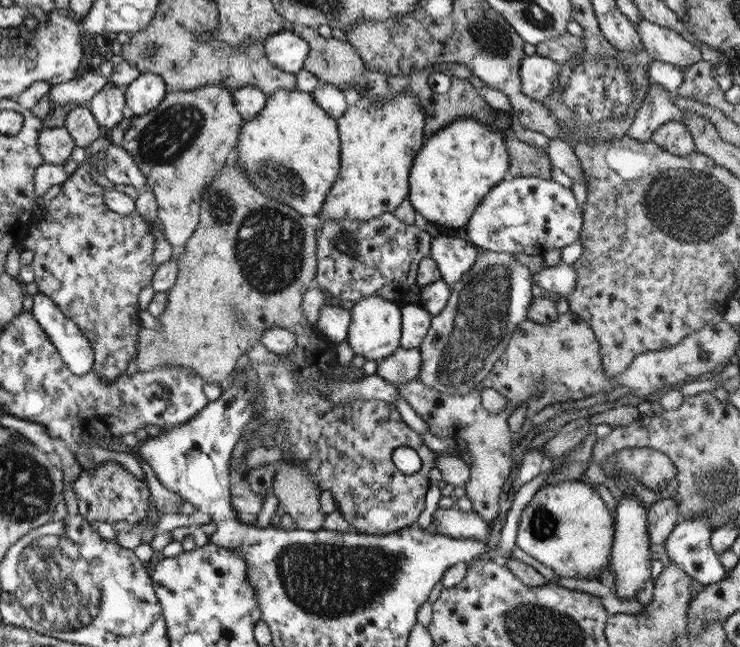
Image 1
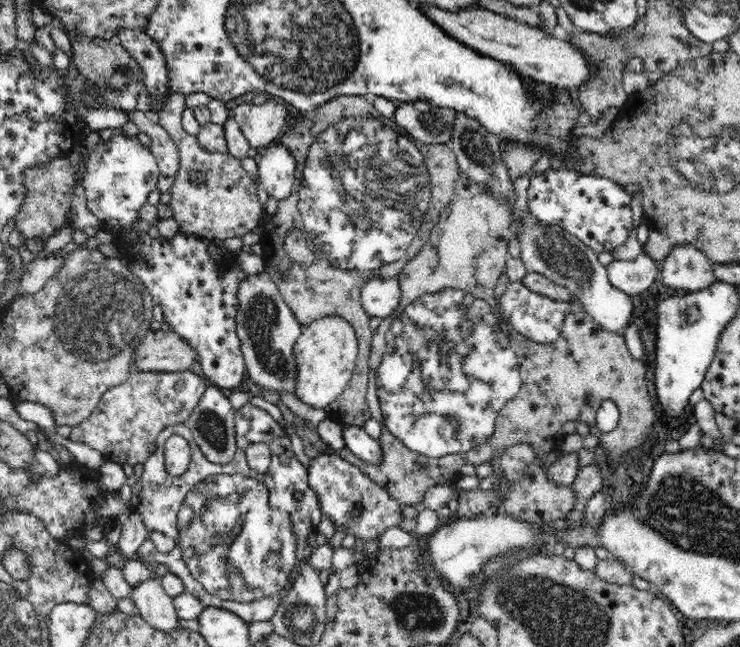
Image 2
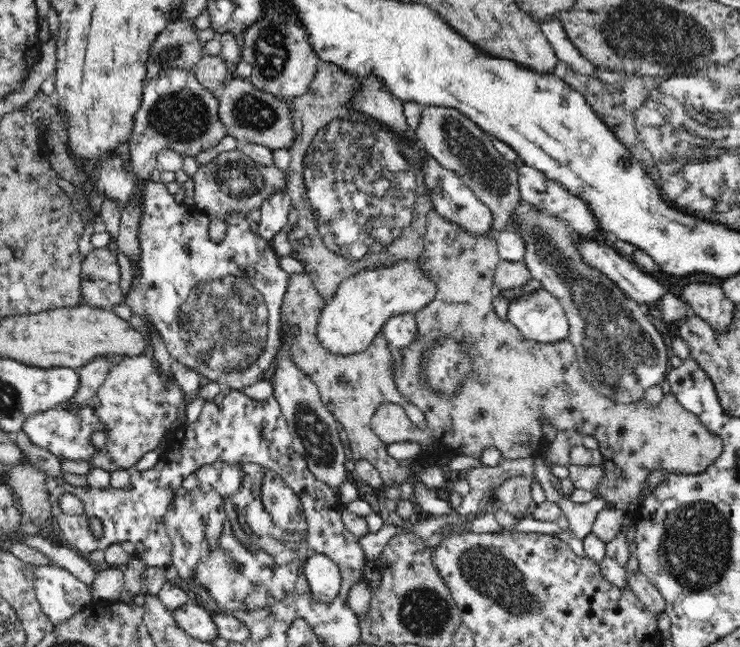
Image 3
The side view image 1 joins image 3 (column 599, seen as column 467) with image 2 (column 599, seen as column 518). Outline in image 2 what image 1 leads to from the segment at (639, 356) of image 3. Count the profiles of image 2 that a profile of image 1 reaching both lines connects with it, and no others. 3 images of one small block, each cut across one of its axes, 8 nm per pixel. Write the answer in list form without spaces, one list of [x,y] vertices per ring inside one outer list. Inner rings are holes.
[[[529,210],[527,216],[522,220],[521,235],[515,236],[521,247],[521,259],[528,272],[540,273],[552,280],[552,282],[566,287],[570,291],[570,295],[574,297],[573,302],[577,302],[581,306],[580,310],[586,311],[586,314],[602,325],[602,329],[612,331],[614,333],[622,333],[624,329],[633,327],[632,318],[634,305],[629,294],[623,290],[614,288],[609,281],[607,274],[607,267],[598,261],[597,253],[594,252],[589,246],[586,246],[579,238],[573,237],[570,233],[558,227],[544,227],[536,221],[536,218],[530,215]]]

